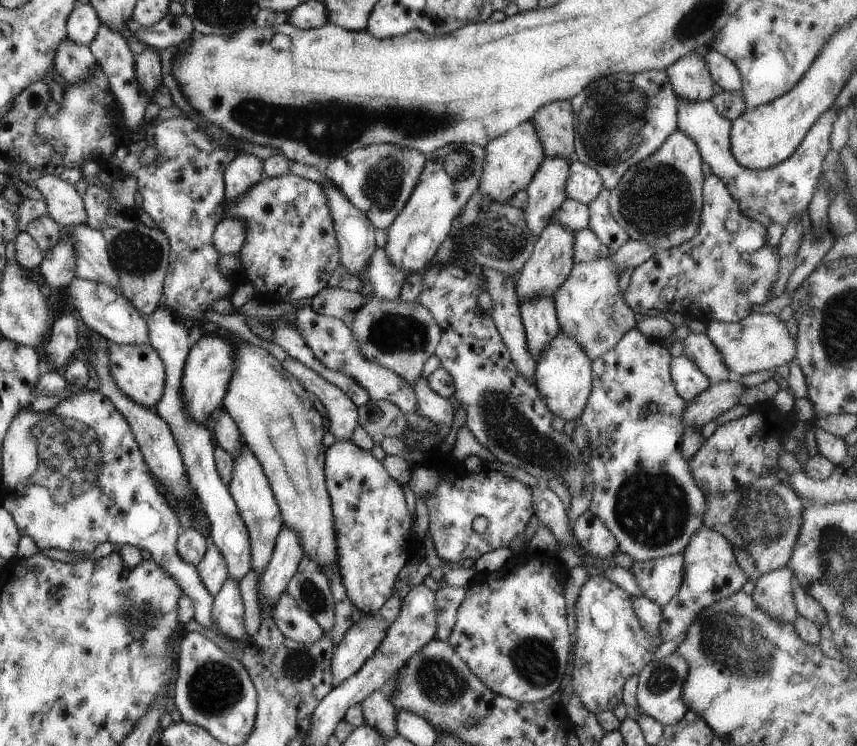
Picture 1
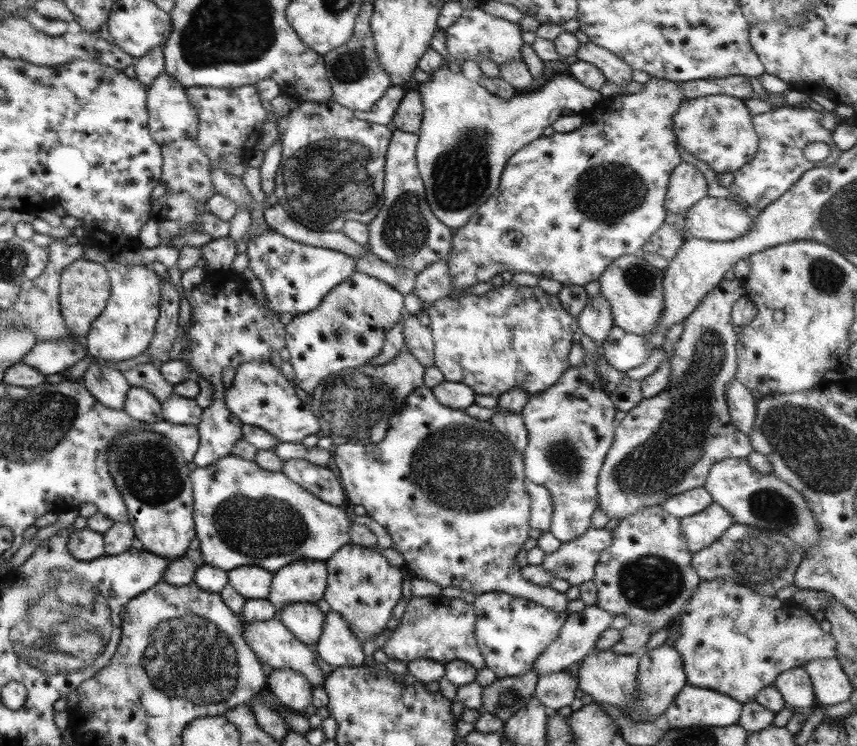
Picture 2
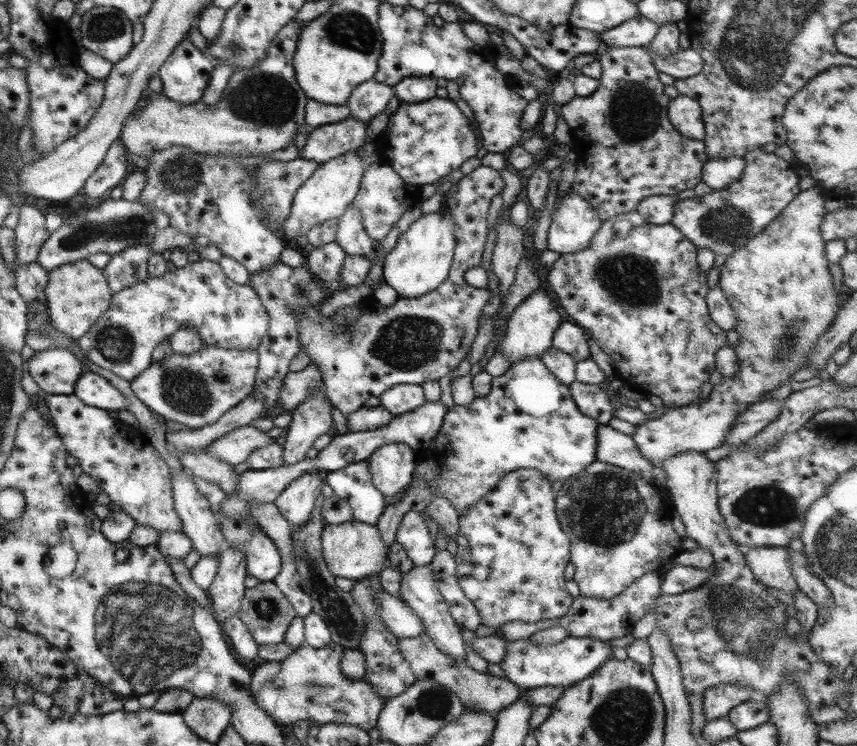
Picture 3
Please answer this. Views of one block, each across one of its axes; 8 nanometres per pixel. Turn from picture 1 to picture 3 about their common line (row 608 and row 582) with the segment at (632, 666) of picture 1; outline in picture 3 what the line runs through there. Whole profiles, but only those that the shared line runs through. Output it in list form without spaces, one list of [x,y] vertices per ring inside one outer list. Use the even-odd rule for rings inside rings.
[[[595,460],[589,466],[586,466],[585,470],[577,473],[573,478],[566,478],[562,483],[555,495],[554,511],[561,530],[566,534],[570,542],[570,562],[574,566],[572,580],[577,584],[581,597],[610,600],[617,595],[621,595],[621,592],[625,591],[634,580],[643,576],[645,572],[655,573],[662,570],[662,564],[679,552],[682,538],[671,528],[672,507],[664,501],[657,488],[645,482],[639,474]]]

